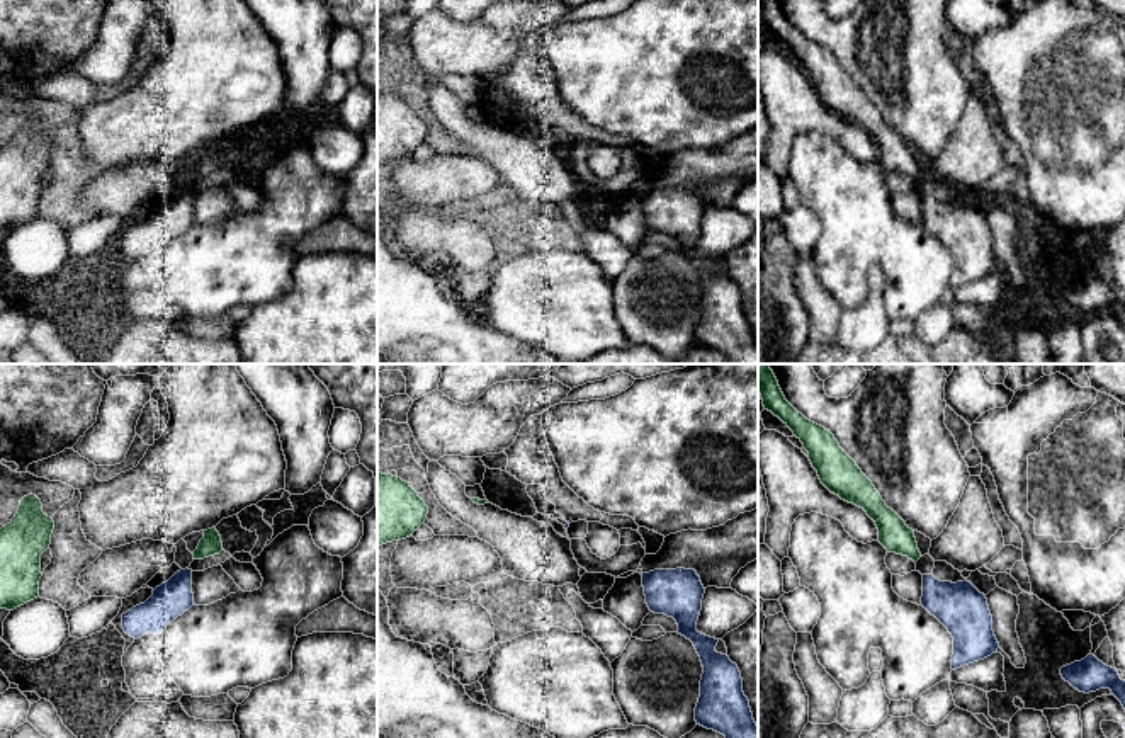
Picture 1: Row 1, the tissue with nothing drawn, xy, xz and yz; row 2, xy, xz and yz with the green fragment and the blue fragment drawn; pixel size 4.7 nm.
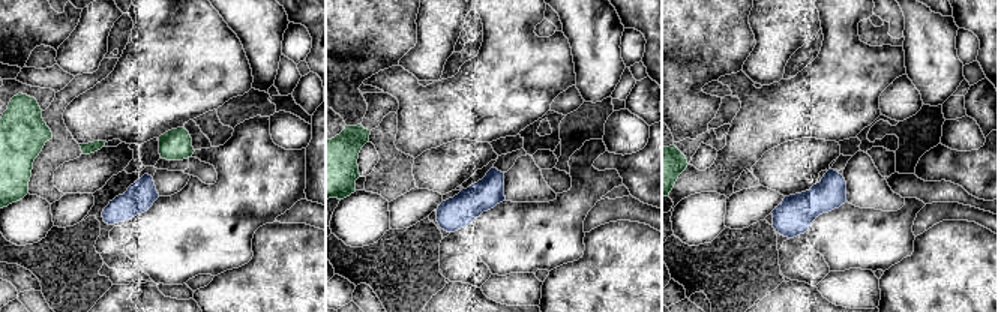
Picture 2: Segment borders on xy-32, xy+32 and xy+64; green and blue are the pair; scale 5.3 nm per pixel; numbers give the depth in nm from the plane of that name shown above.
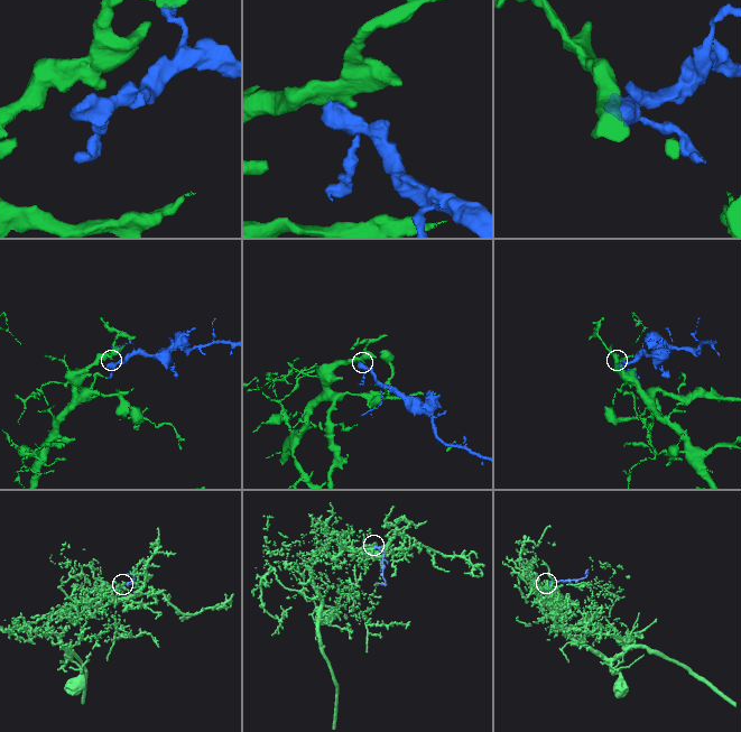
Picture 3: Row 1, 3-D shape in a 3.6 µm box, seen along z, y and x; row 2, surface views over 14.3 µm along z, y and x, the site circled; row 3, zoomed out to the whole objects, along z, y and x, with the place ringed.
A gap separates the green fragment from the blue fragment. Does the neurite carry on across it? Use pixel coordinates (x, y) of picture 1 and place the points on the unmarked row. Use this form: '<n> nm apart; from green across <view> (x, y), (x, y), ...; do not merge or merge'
60 nm apart; from green across xy (194, 177), (187, 187); do not merge

